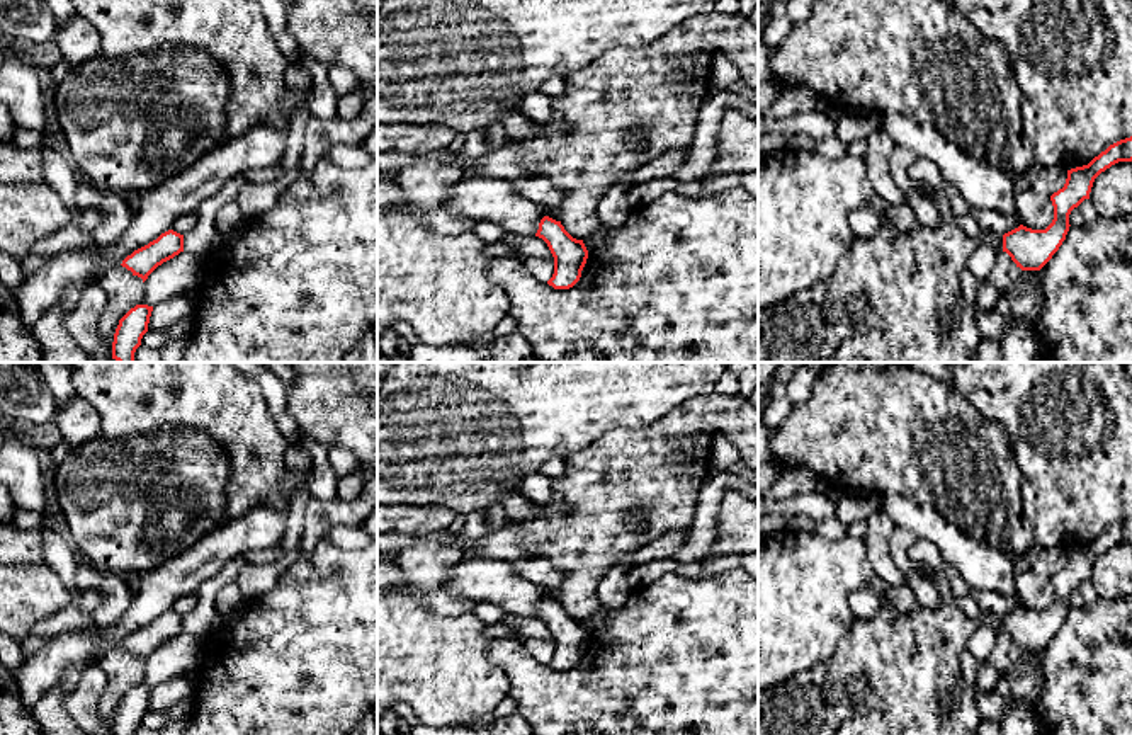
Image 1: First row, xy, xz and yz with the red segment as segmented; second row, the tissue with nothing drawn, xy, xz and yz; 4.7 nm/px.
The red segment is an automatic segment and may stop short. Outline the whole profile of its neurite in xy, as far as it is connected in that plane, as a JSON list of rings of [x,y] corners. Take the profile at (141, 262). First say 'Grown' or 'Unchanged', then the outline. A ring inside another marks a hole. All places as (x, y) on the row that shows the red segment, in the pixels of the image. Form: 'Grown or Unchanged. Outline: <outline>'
Unchanged. Outline: [[[168,230],[156,240],[127,255],[121,265],[131,271],[133,276],[141,277],[144,282],[158,265],[173,259],[180,252],[184,252],[184,235]]]

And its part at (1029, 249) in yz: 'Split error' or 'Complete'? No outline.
Complete

